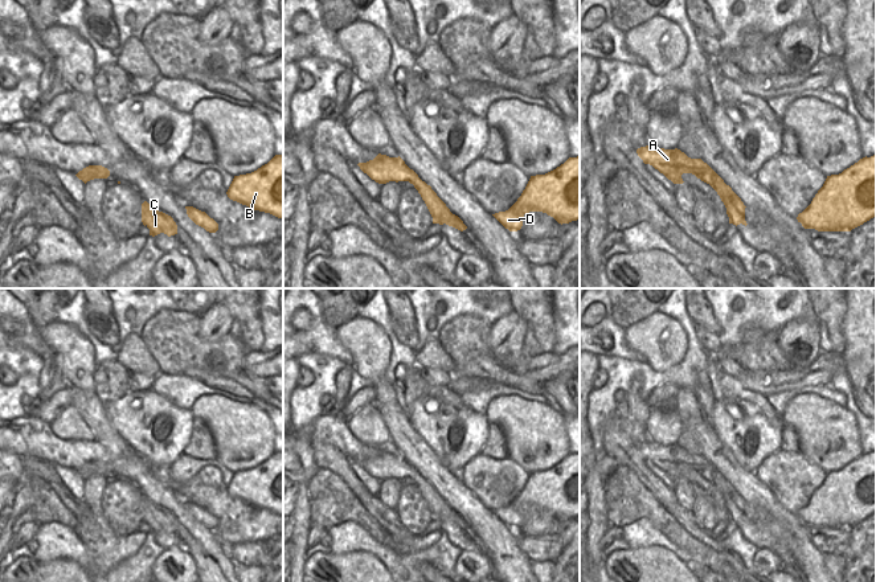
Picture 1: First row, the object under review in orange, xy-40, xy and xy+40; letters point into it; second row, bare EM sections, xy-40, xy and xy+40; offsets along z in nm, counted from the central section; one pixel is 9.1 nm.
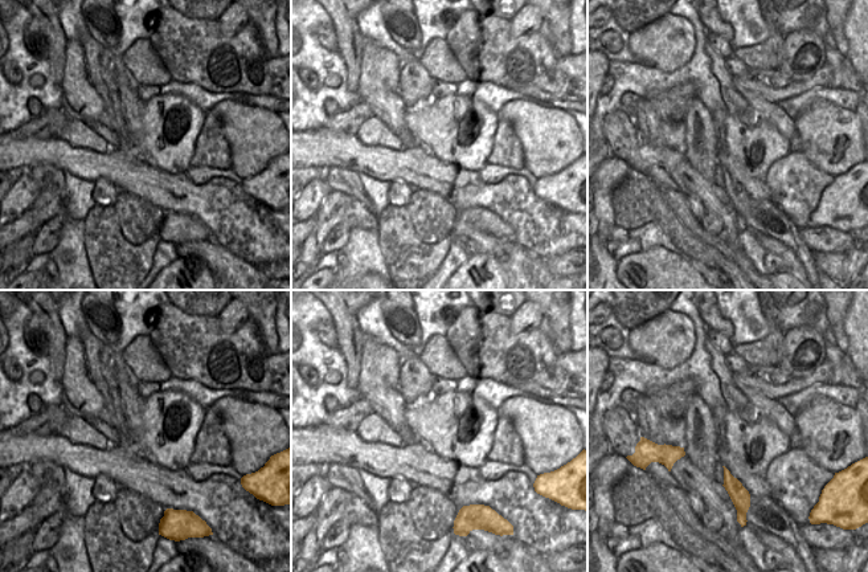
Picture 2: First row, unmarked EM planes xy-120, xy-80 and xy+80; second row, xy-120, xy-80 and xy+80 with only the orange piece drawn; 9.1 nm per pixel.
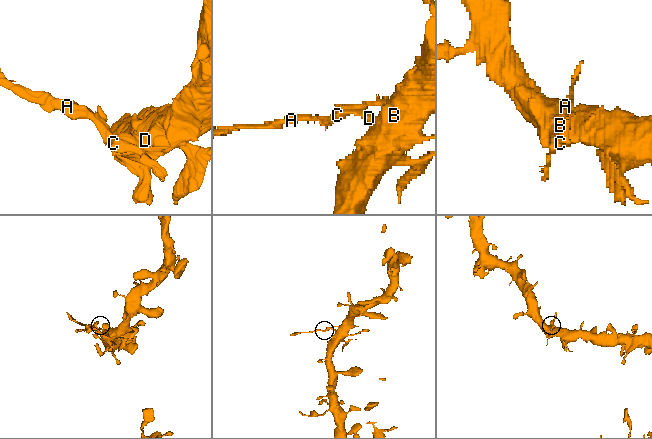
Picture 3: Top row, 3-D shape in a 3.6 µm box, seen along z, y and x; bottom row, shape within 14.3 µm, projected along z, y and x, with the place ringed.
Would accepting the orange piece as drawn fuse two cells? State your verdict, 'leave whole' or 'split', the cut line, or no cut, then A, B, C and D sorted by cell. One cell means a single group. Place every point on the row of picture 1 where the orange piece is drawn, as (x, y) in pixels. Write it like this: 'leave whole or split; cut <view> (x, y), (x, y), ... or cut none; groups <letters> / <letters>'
split; cut xy+40 (716, 173), (711, 185); groups A / B C D

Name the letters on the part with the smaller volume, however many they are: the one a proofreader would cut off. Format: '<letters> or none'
A

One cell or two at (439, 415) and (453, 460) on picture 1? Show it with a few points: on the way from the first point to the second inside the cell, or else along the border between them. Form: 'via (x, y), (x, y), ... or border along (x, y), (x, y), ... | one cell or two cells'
via (441, 426), (446, 431), (450, 450) | one cell

